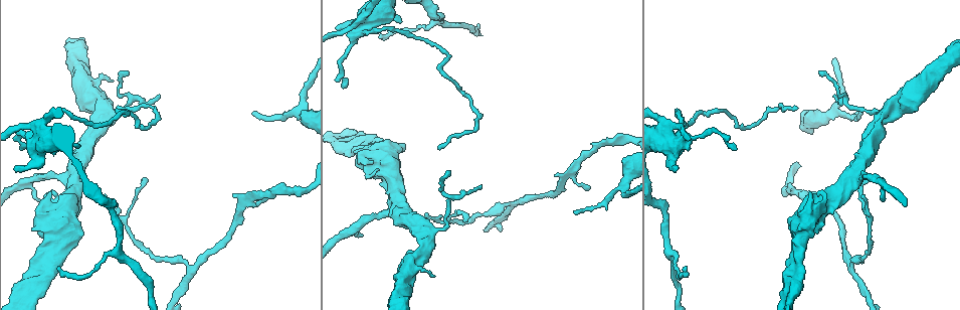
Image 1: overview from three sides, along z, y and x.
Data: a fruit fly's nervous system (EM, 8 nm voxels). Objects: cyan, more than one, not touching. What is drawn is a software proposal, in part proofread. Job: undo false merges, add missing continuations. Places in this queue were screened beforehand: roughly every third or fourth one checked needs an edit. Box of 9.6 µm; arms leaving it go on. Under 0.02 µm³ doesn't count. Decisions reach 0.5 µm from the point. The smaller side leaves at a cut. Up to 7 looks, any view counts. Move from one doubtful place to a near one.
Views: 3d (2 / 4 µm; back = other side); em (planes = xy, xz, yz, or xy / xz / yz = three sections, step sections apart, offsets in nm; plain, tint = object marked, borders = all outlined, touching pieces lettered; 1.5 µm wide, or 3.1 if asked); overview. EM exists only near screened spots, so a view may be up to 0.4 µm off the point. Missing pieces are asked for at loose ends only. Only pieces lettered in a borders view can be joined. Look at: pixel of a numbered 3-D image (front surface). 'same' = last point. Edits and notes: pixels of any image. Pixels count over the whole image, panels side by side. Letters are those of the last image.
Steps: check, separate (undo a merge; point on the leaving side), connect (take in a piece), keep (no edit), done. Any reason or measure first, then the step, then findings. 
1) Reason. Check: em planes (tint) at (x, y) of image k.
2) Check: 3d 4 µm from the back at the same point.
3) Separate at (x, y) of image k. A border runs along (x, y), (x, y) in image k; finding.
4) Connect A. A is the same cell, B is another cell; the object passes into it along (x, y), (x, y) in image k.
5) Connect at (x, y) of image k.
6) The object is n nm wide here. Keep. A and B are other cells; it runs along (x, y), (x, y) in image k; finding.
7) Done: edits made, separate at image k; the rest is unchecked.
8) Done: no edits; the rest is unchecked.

Free end. Check: 3d 2 µm at (360, 235) of image 1.

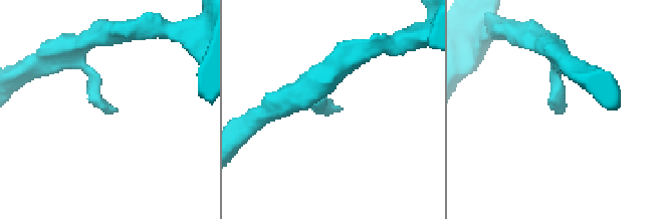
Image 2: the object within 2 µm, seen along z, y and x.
Now the EM. Check: em planes (borders) at (339, 111) of image 2.

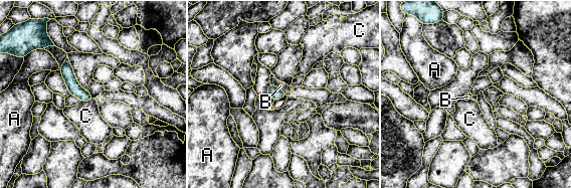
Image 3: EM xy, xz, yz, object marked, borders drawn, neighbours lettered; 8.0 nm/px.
Keep. A, B and C are other cells; it runs along (66, 63), (71, 83), (90, 98) in image 3; none of them fits.

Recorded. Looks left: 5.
Free end. Check: em planes (tint) at (465, 221) of image 1.

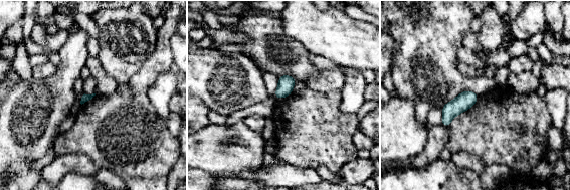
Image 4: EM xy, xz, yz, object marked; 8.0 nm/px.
Check: em planes (borders) at the same point.

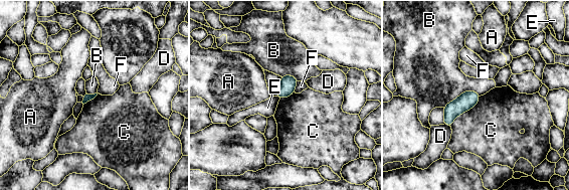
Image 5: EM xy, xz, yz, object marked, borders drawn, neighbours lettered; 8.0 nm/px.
The longest contact is with C, 360 nm. Keep. A, B, C, D, E and F are other cells; a border runs along (481, 96), (450, 127) in image 5; no lettered piece goes on from it.

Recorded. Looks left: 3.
Branch stops here. Check: em planes (borders) at (674, 172) of image 1.

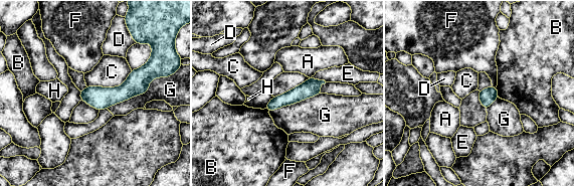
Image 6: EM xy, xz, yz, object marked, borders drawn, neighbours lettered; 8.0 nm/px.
The object is 120 nm wide here; the longest contact is with G, 480 nm. Keep. A, B, C, D, E, F, G and H are other cells; no lettered piece goes on from it.

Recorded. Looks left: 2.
Done: no edits; the rest is unchecked.

